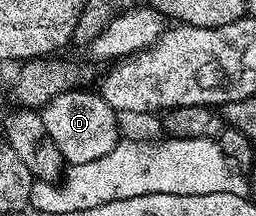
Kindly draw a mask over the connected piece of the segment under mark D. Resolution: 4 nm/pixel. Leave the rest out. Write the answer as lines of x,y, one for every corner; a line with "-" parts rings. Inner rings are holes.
82,87
70,89
67,93
56,95
40,109
44,127
52,137
52,143
60,147
63,162
70,164
71,161
78,167
92,163
92,159
100,159
100,155
108,155
108,151
112,151
120,139
119,114
108,107
108,103
104,103
101,92
85,93
86,91

